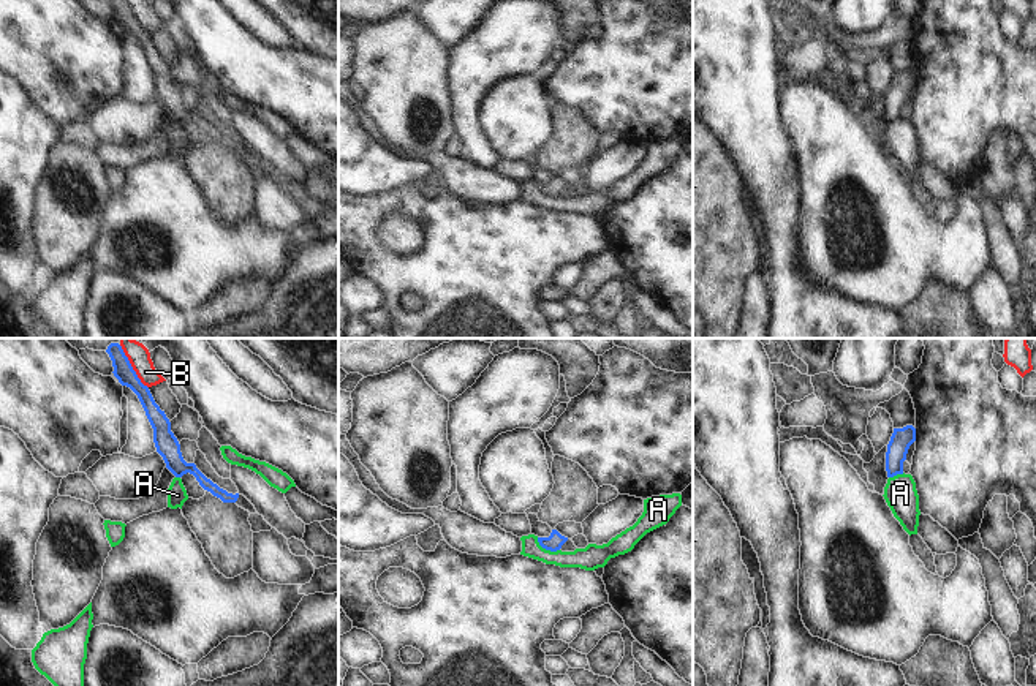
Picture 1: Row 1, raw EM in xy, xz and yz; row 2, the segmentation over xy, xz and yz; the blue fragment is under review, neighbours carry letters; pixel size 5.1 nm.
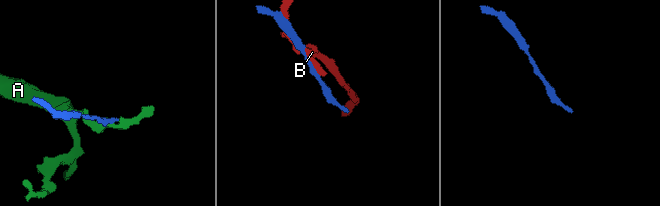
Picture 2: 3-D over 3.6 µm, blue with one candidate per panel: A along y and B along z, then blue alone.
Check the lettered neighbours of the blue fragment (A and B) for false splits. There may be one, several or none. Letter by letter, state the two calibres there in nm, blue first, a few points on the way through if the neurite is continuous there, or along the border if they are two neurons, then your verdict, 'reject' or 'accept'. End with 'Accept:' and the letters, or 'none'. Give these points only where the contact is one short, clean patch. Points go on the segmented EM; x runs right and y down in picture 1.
A: 90/120 nm | along xz (536, 538), (543, 547), (559, 550) | reject
B: 100/110 nm | reject
Accept: none

